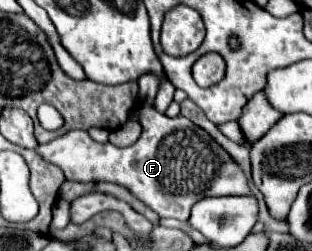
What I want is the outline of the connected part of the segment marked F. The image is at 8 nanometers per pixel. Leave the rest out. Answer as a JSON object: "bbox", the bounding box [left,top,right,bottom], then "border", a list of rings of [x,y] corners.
{"bbox":[35,106,249,220],"border":[[[149,106],[143,108],[143,132],[139,140],[127,148],[117,148],[111,142],[99,144],[83,130],[69,130],[47,144],[39,144],[35,152],[45,162],[59,166],[67,180],[115,182],[125,186],[163,218],[189,220],[191,206],[207,196],[249,194],[241,168],[229,160],[227,152],[205,130],[183,116],[167,118]]]}

